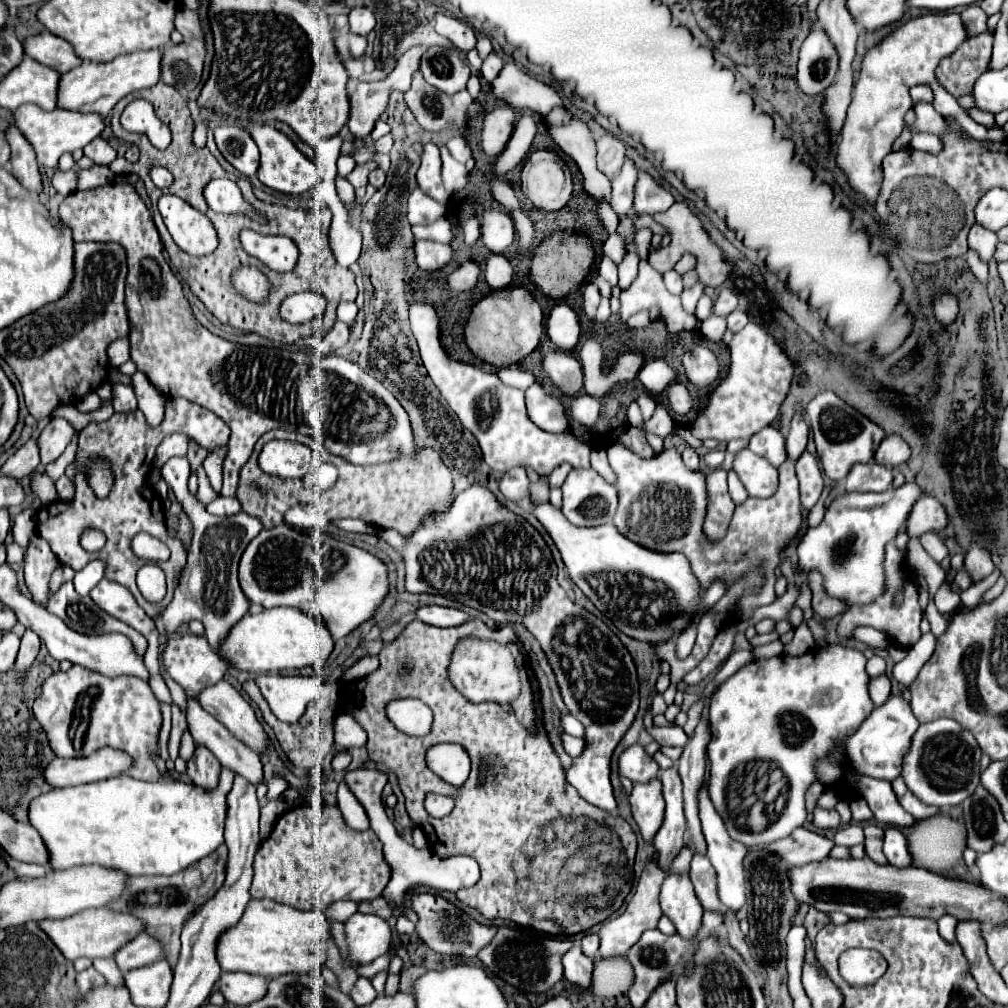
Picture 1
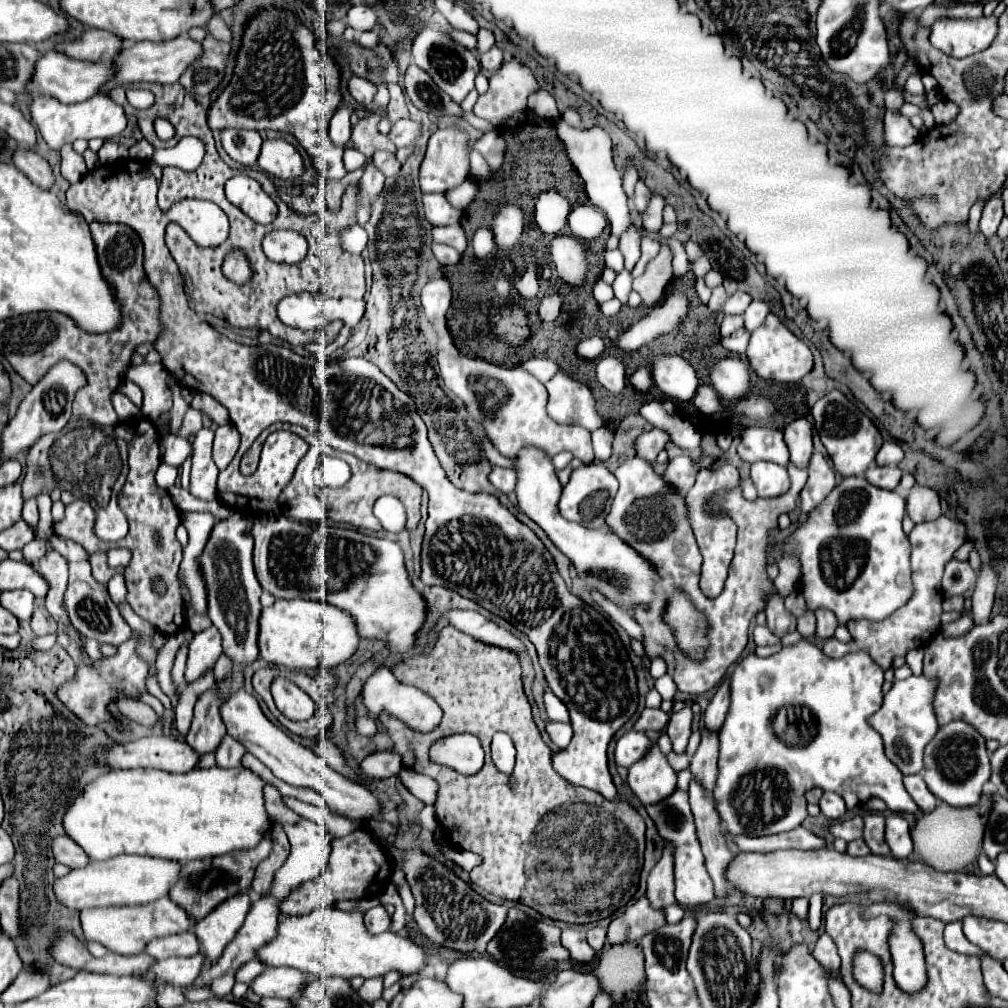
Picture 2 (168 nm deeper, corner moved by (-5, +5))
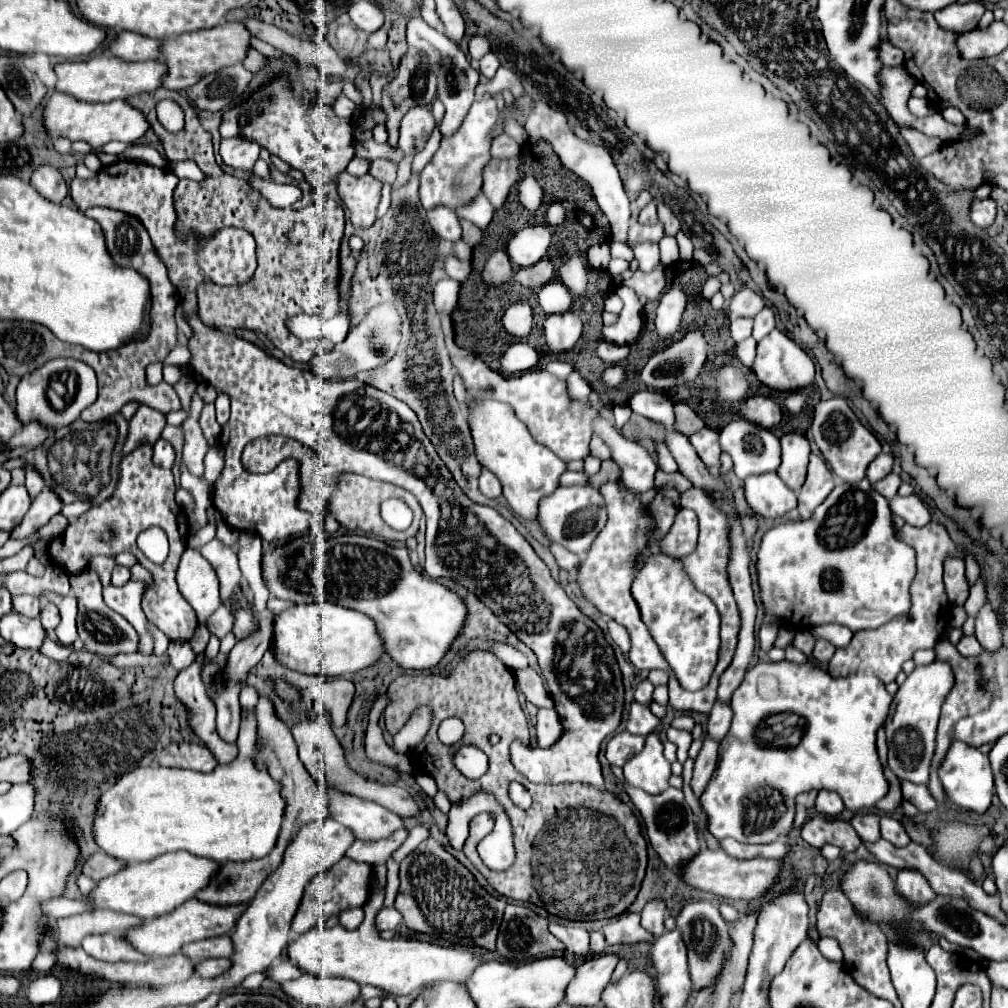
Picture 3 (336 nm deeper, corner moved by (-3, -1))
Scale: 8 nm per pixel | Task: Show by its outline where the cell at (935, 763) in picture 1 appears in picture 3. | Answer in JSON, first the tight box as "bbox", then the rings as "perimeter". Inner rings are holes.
{"bbox":[940,742,994,812],"perimeter":[[[954,742],[942,762],[940,768],[940,780],[942,786],[948,794],[948,800],[954,802],[960,808],[972,810],[972,812],[986,812],[992,800],[992,790],[994,790],[994,778],[992,778],[992,768],[990,760],[986,754],[982,754],[978,748],[968,746],[964,742]]]}

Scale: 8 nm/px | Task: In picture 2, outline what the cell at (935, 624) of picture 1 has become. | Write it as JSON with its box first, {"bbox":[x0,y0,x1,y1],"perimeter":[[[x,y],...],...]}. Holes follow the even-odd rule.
{"bbox":[942,614,974,636],"perimeter":[[[964,614],[964,616],[960,616],[958,620],[954,620],[954,622],[950,622],[950,624],[944,624],[944,626],[942,626],[942,634],[944,634],[944,636],[962,636],[962,634],[966,634],[972,626],[974,626],[972,618],[970,618],[968,614]]]}

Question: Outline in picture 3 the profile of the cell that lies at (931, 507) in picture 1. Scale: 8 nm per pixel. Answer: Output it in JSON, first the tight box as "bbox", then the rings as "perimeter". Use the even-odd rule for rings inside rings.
{"bbox":[890,496,930,526],"perimeter":[[[896,496],[894,500],[890,500],[890,510],[904,518],[908,524],[912,526],[924,526],[930,522],[930,512],[926,510],[926,506],[920,502],[918,496]]]}

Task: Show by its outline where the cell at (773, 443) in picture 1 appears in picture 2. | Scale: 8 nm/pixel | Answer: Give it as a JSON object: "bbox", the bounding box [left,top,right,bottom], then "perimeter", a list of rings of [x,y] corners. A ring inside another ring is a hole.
{"bbox":[738,426,788,466],"perimeter":[[[750,426],[742,434],[742,442],[738,446],[738,454],[744,462],[768,460],[780,466],[788,464],[788,446],[784,442],[784,434],[776,428]]]}

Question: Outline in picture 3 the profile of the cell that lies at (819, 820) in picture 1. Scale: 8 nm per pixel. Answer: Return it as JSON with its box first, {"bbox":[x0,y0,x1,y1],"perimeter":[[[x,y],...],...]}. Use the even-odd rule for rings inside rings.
{"bbox":[816,790,844,816],"perimeter":[[[820,790],[818,798],[816,798],[816,810],[820,814],[826,814],[826,816],[838,816],[844,810],[844,802],[838,796],[838,792]]]}

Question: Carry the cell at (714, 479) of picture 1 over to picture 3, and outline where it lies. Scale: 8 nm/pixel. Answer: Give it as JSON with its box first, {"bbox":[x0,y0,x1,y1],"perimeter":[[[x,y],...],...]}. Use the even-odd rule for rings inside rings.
{"bbox":[658,510,698,558],"perimeter":[[[692,510],[676,512],[670,532],[660,540],[658,548],[662,554],[682,558],[696,550],[698,542],[698,516]]]}

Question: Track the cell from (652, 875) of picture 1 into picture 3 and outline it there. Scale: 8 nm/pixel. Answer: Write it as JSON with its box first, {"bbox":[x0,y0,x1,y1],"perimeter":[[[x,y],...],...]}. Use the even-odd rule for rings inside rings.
{"bbox":[602,912,652,944],"perimeter":[[[626,912],[602,928],[608,944],[652,942],[652,936],[640,926],[640,914]]]}

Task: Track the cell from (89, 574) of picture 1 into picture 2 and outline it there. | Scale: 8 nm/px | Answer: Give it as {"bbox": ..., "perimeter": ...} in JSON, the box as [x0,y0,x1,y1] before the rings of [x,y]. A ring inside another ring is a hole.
{"bbox":[106,548,132,568],"perimeter":[[[112,548],[106,552],[106,556],[108,556],[108,568],[118,568],[118,566],[126,566],[132,554],[126,548]]]}

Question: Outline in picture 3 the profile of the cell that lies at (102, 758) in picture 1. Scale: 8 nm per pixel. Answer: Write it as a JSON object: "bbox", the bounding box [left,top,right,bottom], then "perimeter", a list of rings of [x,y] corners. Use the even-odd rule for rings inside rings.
{"bbox":[158,744,218,772],"perimeter":[[[170,744],[162,756],[158,756],[160,766],[170,766],[170,768],[188,768],[196,772],[212,772],[218,762],[214,754],[204,746],[204,744]]]}

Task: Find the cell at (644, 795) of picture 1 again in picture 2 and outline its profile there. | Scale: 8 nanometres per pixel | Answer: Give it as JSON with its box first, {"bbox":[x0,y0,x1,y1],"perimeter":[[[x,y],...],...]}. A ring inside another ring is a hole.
{"bbox":[628,744,676,806],"perimeter":[[[654,744],[650,754],[644,756],[642,762],[630,766],[628,770],[628,786],[640,798],[644,806],[666,800],[676,790],[676,772],[668,764],[666,756]]]}

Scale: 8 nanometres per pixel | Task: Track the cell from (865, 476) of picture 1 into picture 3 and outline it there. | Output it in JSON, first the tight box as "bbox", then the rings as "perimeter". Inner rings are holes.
{"bbox":[874,472,900,500],"perimeter":[[[890,472],[886,478],[882,478],[878,484],[874,484],[874,488],[876,488],[876,492],[880,492],[886,500],[892,500],[892,498],[896,496],[898,488],[900,488],[900,476],[894,474],[894,472]]]}

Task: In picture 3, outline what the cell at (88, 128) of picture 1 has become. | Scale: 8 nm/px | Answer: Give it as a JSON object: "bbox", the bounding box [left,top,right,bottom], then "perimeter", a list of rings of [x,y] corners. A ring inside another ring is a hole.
{"bbox":[44,92,150,150],"perimeter":[[[54,92],[48,98],[46,110],[44,110],[44,124],[46,124],[46,128],[50,128],[52,138],[66,136],[72,142],[74,140],[84,140],[94,150],[100,150],[104,144],[108,144],[112,140],[132,144],[138,138],[142,138],[150,128],[142,110],[130,106],[126,100],[114,100],[110,104],[82,102],[82,100],[76,100],[74,96],[70,96],[70,94],[62,94],[62,92]]]}

